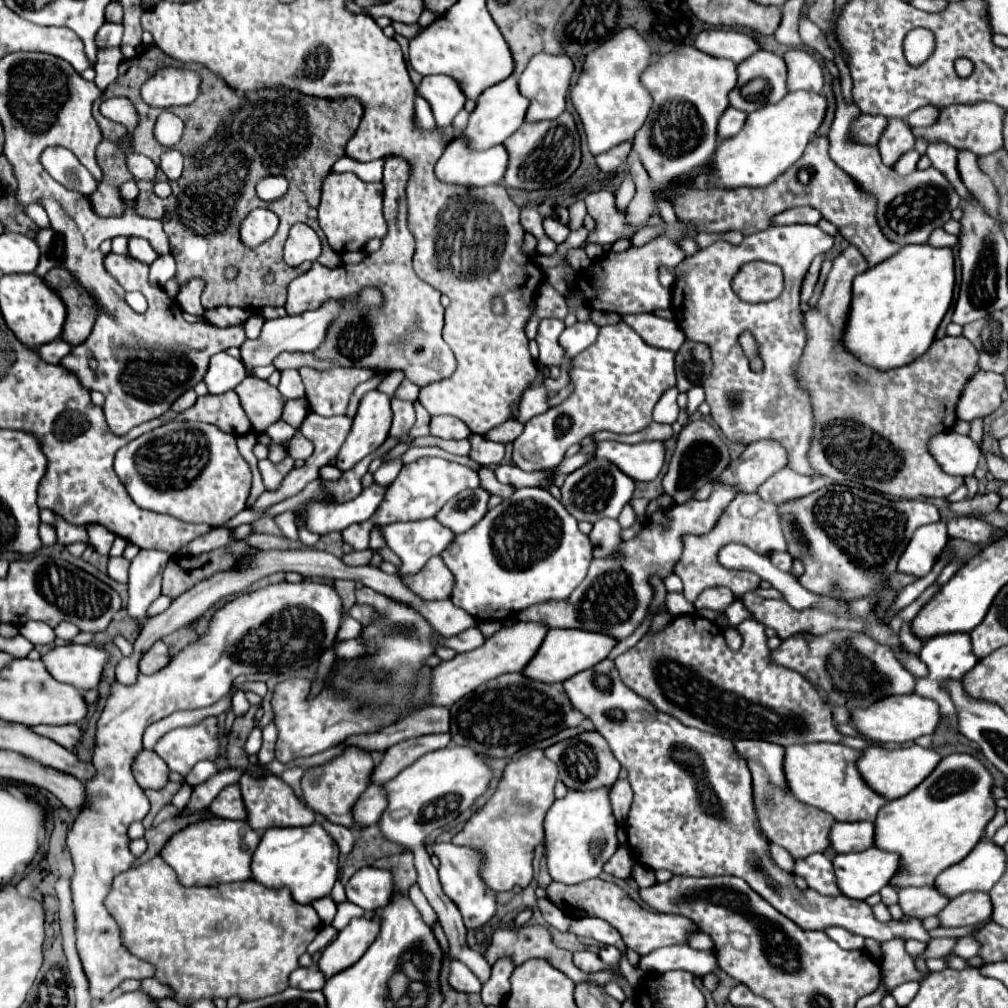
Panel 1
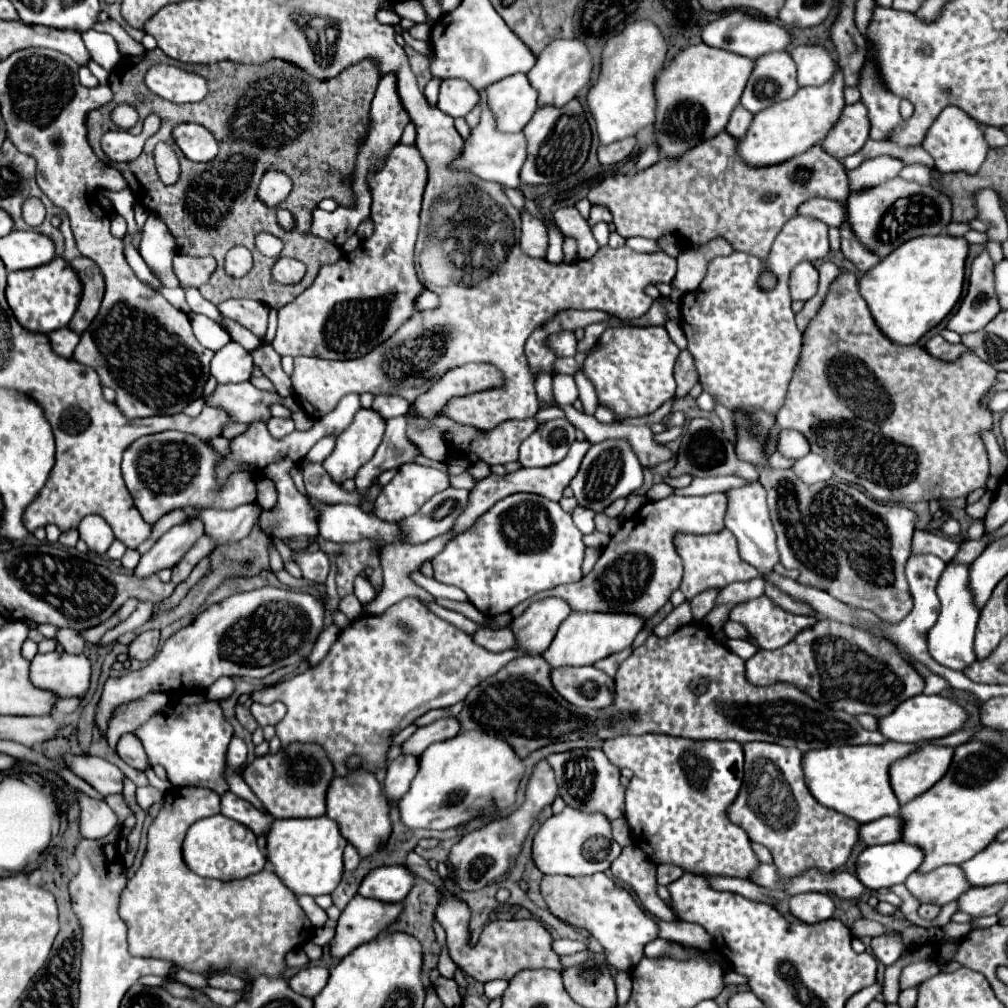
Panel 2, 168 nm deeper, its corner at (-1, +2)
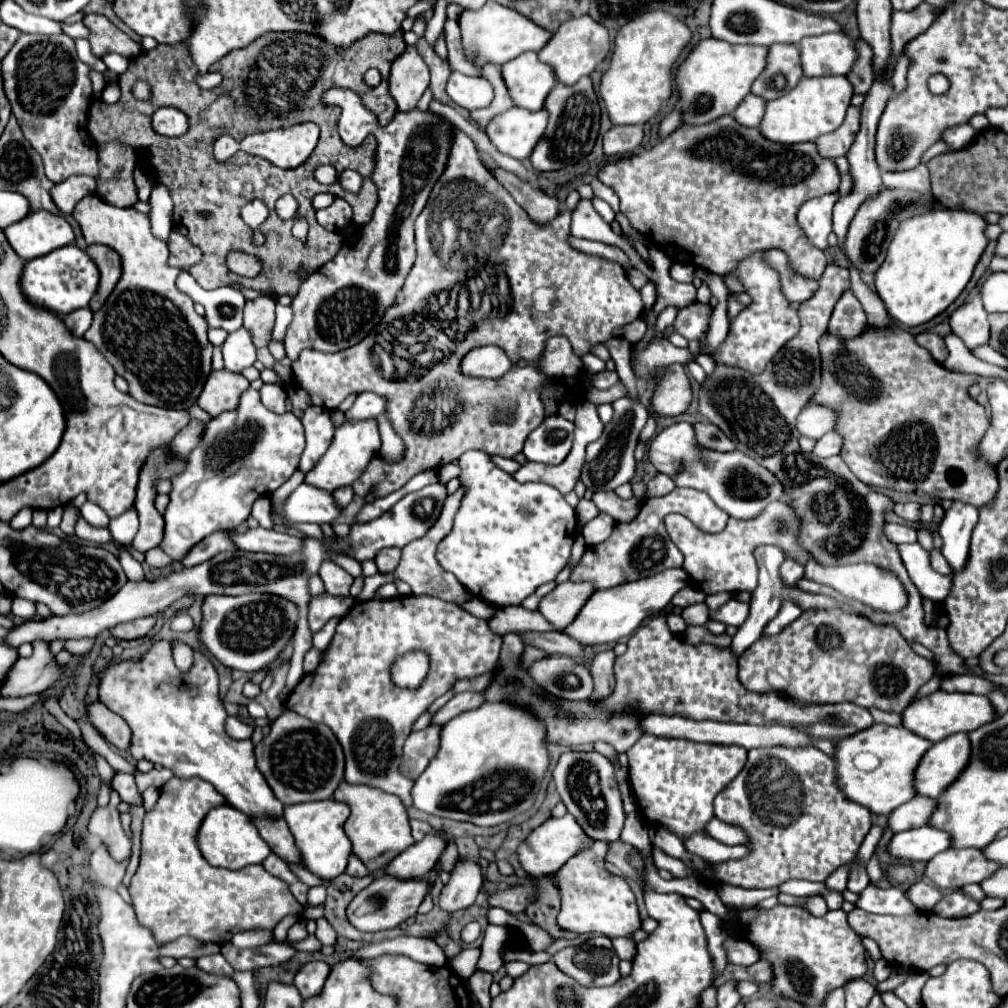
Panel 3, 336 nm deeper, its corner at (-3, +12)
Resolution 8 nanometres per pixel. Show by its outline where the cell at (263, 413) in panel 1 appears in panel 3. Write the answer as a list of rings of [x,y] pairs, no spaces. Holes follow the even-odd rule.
[[[213,370],[203,386],[201,396],[197,398],[197,406],[217,416],[225,410],[233,410],[239,404],[239,396],[249,388],[245,376],[229,372],[229,370]]]

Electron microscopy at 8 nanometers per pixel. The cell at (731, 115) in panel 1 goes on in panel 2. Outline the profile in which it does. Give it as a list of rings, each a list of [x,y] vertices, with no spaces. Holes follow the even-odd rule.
[[[737,106],[737,108],[731,112],[731,118],[729,118],[729,122],[727,122],[725,132],[729,132],[731,136],[735,136],[735,138],[739,140],[739,138],[745,136],[745,132],[749,130],[751,120],[753,120],[753,114],[751,114],[749,110],[745,110],[743,106]]]

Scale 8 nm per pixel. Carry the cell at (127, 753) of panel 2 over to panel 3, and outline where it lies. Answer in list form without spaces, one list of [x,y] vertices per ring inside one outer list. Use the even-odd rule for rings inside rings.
[[[95,700],[87,704],[87,720],[99,730],[99,734],[115,744],[119,750],[127,750],[131,742],[131,730],[125,724],[125,720],[117,714],[113,714],[103,702]]]

